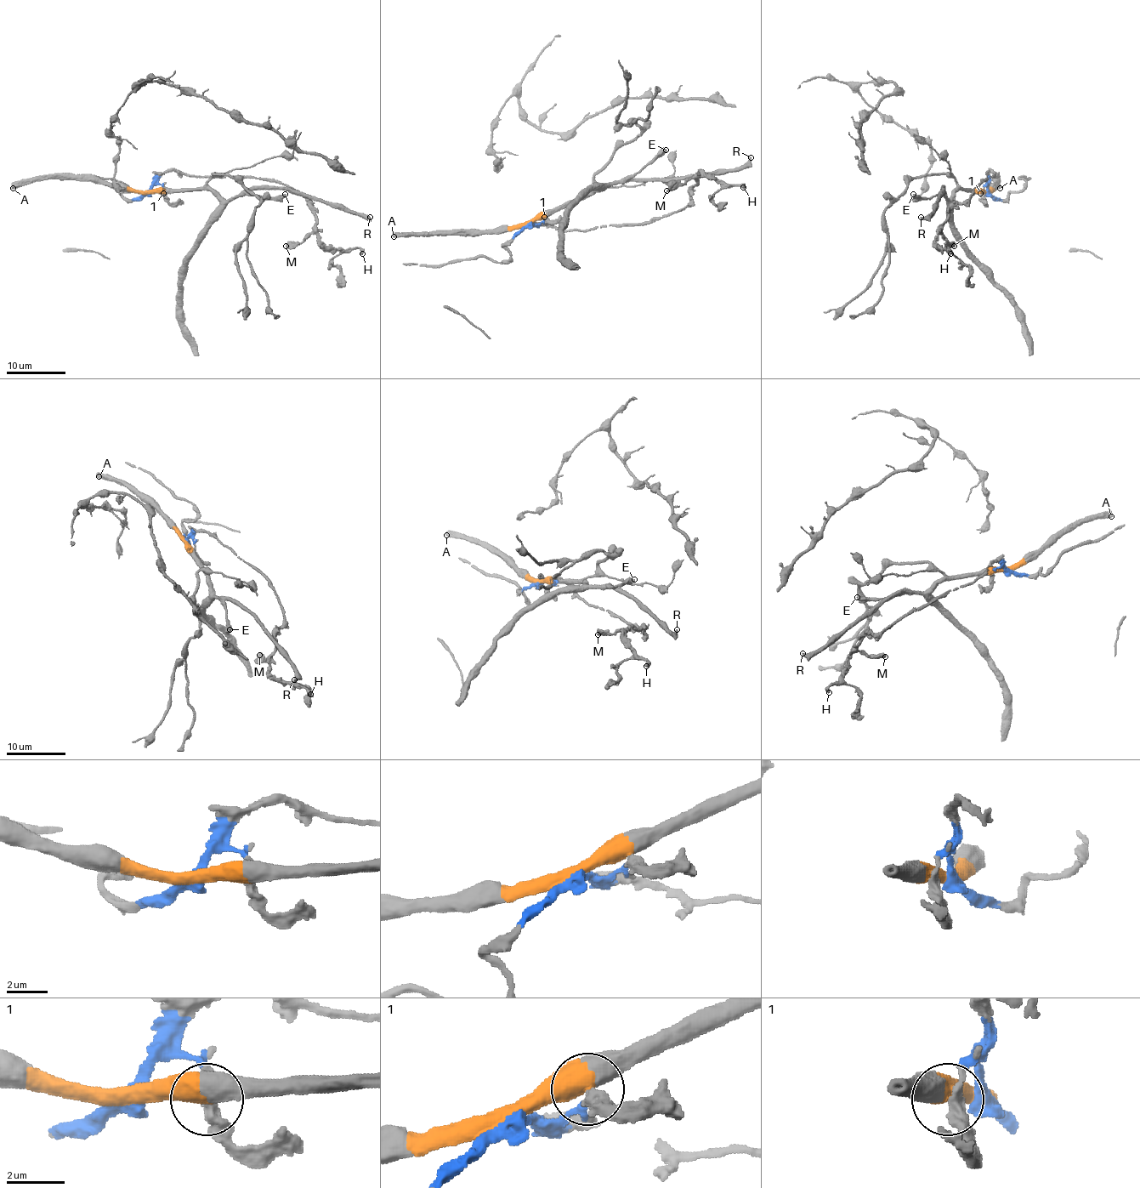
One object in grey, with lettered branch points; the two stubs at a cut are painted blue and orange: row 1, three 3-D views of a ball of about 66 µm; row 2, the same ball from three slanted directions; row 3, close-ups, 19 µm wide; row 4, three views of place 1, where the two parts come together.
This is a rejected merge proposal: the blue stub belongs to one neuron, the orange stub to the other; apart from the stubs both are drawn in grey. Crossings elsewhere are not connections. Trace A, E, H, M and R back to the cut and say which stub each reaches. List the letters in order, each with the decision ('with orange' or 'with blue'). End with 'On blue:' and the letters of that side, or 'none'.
A: with orange
E: with orange
H: with blue
M: with blue
R: with orange
On blue: H, M

